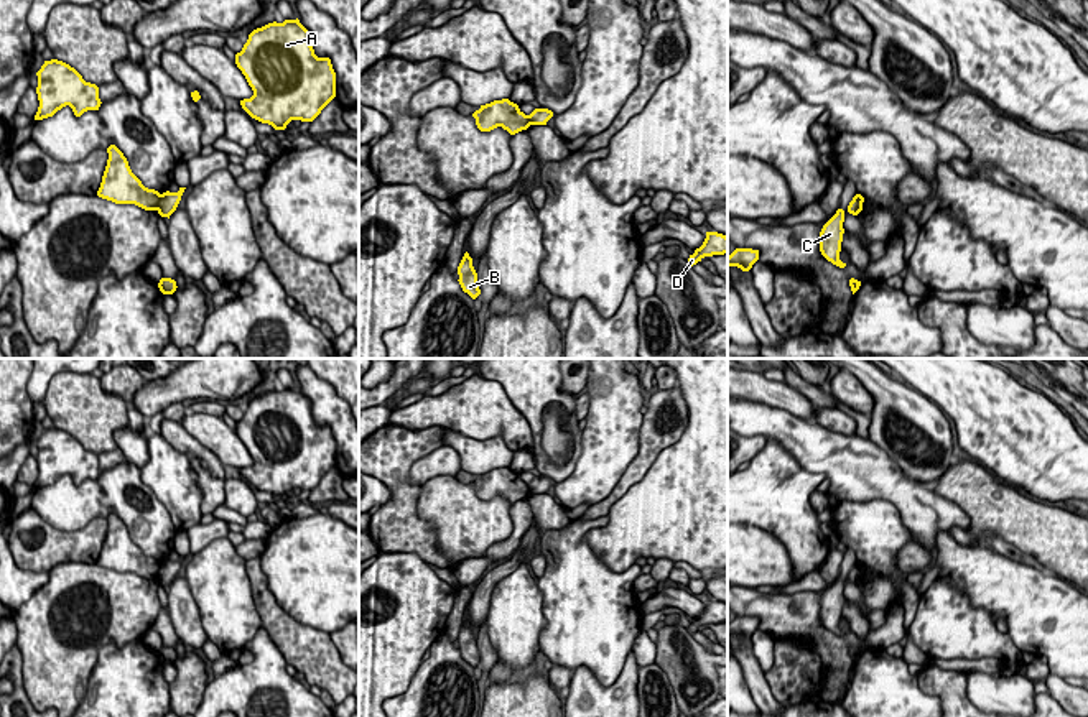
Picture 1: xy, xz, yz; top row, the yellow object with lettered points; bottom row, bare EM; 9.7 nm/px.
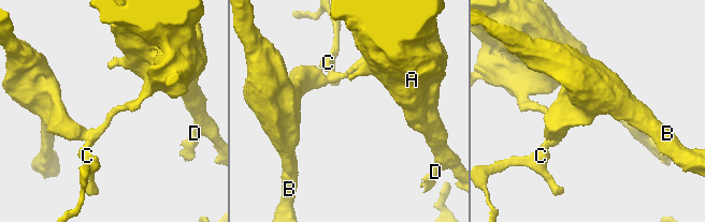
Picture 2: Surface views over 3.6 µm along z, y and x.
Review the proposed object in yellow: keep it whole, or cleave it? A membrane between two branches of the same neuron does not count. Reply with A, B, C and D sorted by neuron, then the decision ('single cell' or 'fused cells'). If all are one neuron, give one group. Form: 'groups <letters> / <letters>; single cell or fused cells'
groups A C D / B; fused cells

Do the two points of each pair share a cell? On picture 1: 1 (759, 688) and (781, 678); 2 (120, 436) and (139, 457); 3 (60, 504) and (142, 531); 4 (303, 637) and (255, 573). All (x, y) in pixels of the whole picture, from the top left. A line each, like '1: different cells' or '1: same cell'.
1: different cells
2: same cell
3: same cell
4: same cell

